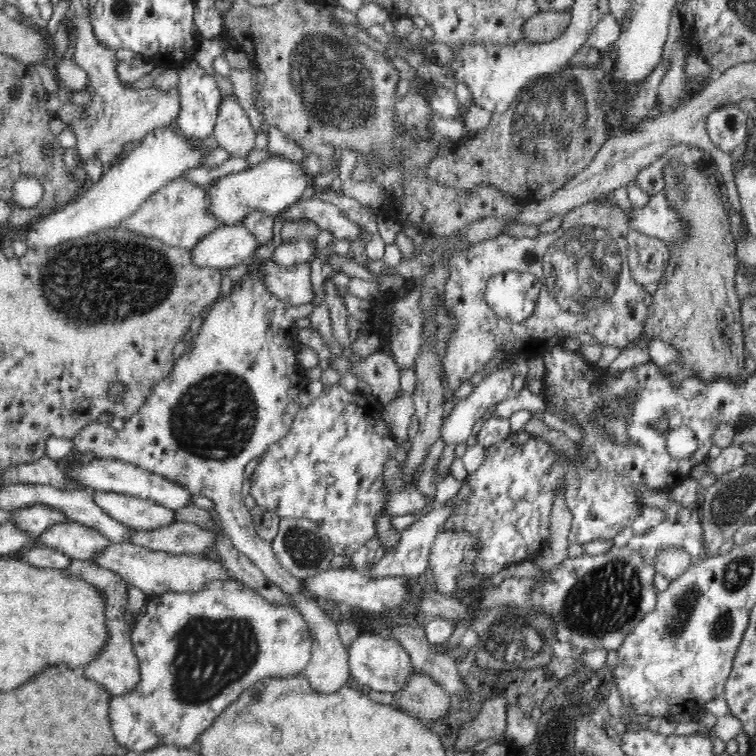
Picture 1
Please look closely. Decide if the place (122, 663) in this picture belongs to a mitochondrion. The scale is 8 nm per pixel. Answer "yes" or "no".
no

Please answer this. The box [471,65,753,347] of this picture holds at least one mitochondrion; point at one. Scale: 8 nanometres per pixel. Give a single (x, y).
(583, 270)

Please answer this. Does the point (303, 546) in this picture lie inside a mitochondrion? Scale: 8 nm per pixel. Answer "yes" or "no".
yes

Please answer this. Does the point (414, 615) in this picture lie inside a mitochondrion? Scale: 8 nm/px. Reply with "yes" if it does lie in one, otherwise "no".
no

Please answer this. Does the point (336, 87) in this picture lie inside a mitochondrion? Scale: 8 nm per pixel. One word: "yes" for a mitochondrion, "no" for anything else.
yes

